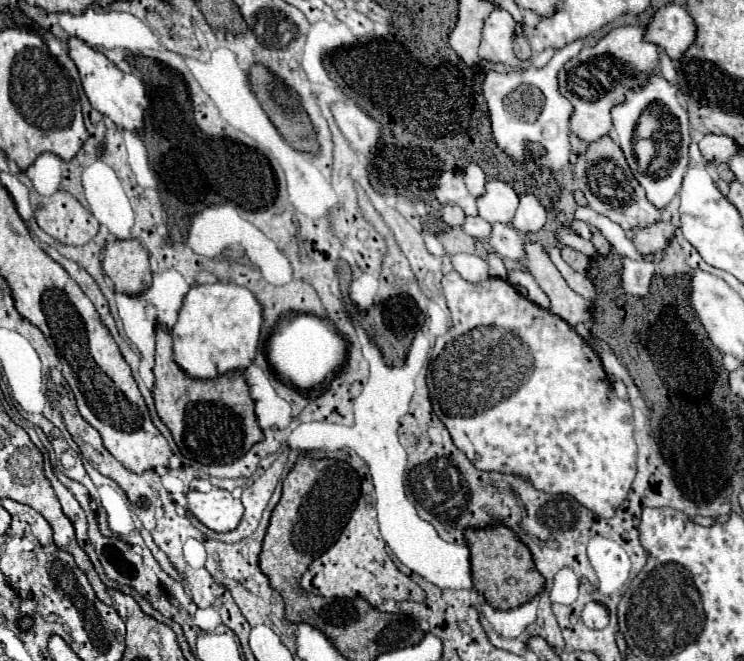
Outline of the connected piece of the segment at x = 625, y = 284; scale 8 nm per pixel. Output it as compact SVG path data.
M622 259L622 289L632 297L646 297L650 293L650 279L656 271L654 261L650 259Z

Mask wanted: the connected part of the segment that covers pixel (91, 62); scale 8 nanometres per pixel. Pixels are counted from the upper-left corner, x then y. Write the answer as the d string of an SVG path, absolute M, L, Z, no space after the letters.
M78 37L68 39L68 55L78 67L82 87L86 91L86 97L88 97L90 105L96 111L100 111L102 115L110 117L116 125L120 125L124 129L130 129L130 131L140 131L144 127L144 107L148 107L146 89L144 89L142 79L138 79L132 73L120 71L112 61L106 59L104 53L86 45Z

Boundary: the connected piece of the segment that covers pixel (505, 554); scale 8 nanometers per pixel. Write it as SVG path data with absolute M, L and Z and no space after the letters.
M488 527L488 529L474 529L474 531L466 529L464 537L466 537L470 553L472 553L470 555L470 565L472 565L472 583L474 583L474 589L478 593L482 593L484 599L494 609L504 609L504 611L516 609L516 607L524 605L526 601L530 601L534 595L538 595L544 589L544 577L536 571L528 547L524 543L520 543L510 529L506 529L506 527Z

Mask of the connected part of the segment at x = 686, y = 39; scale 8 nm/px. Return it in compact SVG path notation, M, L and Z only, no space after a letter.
M682 3L660 7L646 27L646 41L662 47L670 59L680 59L694 41L694 35L692 17Z

